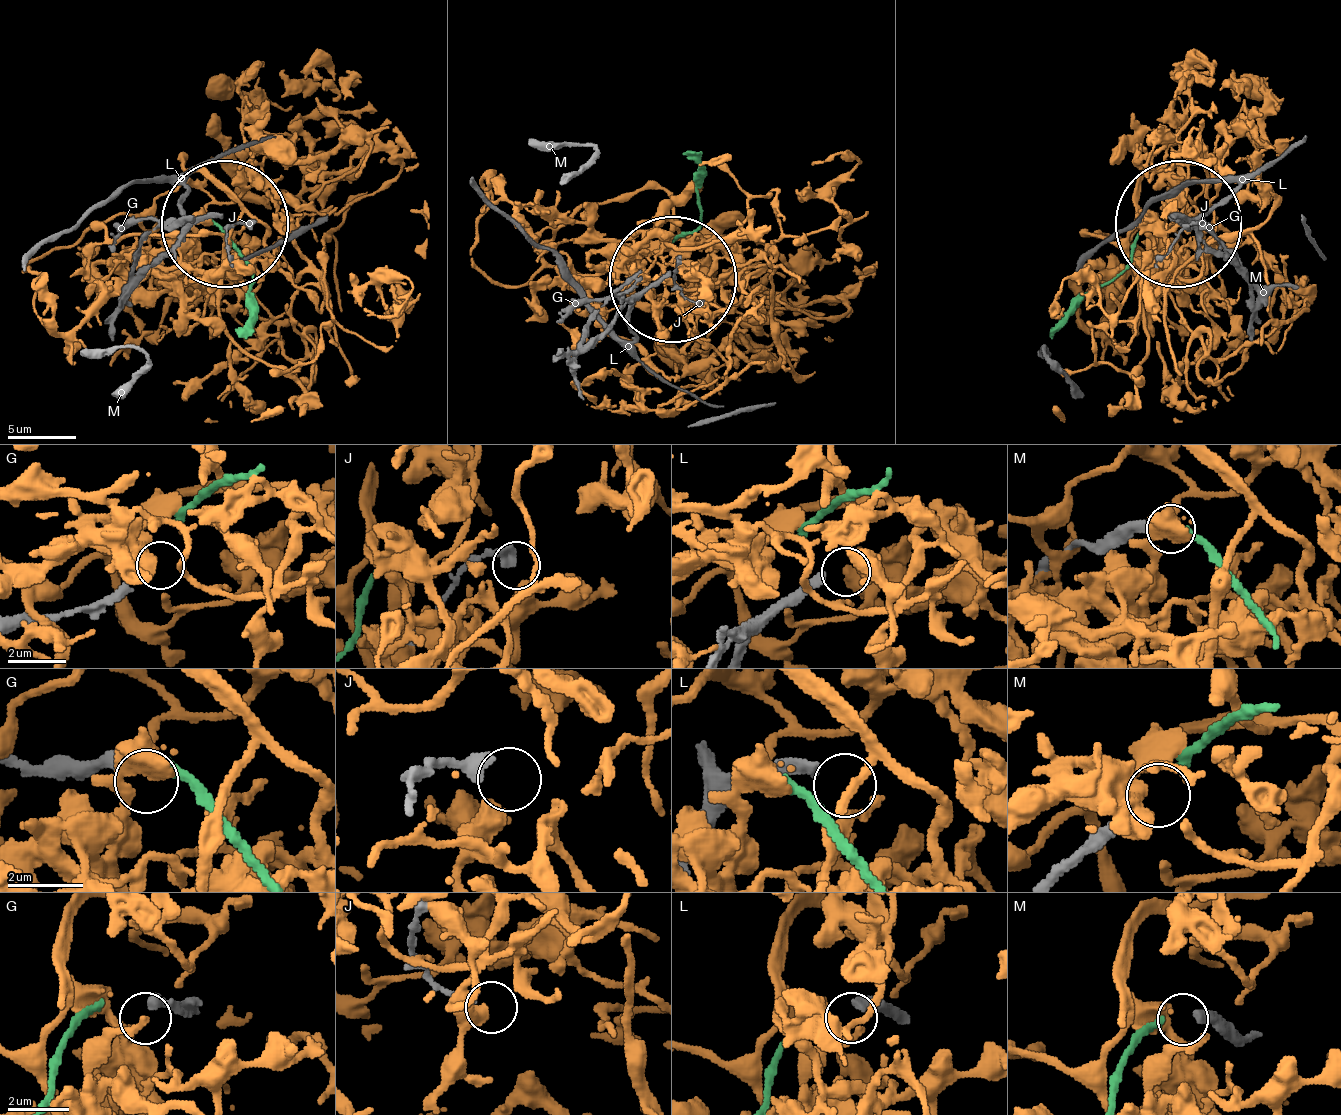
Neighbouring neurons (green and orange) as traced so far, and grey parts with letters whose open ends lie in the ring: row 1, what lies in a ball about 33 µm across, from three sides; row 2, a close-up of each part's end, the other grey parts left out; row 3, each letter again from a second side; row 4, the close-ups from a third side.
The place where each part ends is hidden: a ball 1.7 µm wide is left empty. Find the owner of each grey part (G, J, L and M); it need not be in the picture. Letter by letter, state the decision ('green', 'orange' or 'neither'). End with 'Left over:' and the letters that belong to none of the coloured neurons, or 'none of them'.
G: neither
J: neither
L: neither
M: green
Left over: G, J, L

